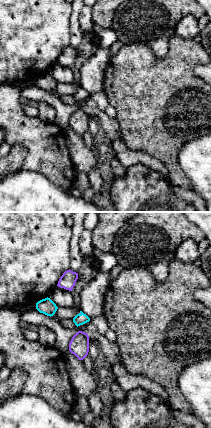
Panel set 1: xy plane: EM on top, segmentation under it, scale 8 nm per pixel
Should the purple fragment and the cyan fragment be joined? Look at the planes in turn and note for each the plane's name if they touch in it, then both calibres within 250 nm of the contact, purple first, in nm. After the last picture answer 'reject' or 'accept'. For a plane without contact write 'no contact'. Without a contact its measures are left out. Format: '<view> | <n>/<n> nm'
no contact

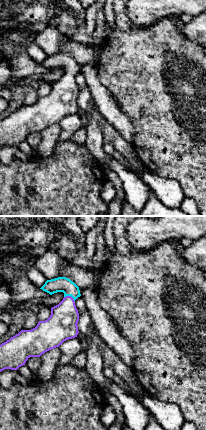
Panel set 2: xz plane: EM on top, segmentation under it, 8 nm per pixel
xz | 240/130 nm

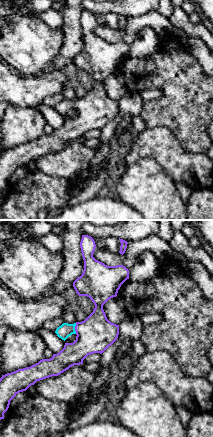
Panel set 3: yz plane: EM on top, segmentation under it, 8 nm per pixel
yz | 300/110 nm

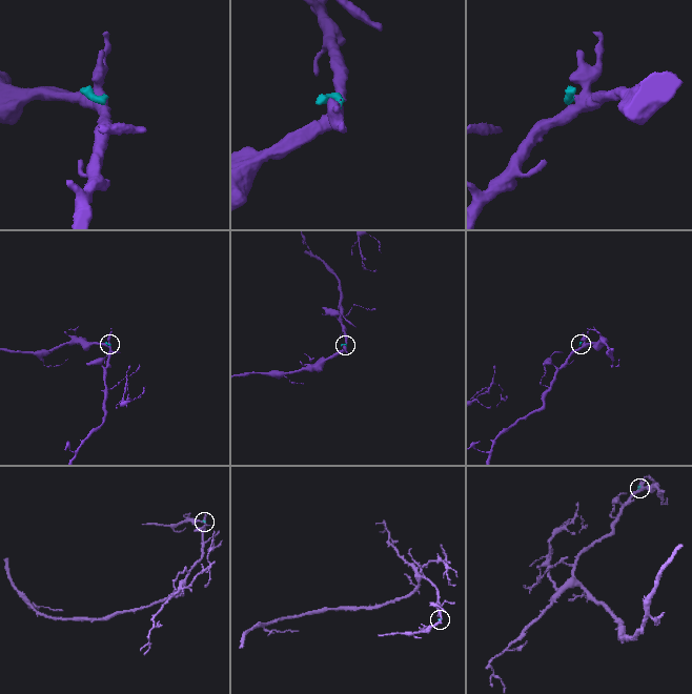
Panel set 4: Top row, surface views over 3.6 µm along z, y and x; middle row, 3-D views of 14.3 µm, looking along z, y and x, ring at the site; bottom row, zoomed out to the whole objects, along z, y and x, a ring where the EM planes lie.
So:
accept

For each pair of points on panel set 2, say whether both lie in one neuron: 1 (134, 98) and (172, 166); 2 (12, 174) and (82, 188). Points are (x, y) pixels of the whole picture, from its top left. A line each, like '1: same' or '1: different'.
1: same
2: same

